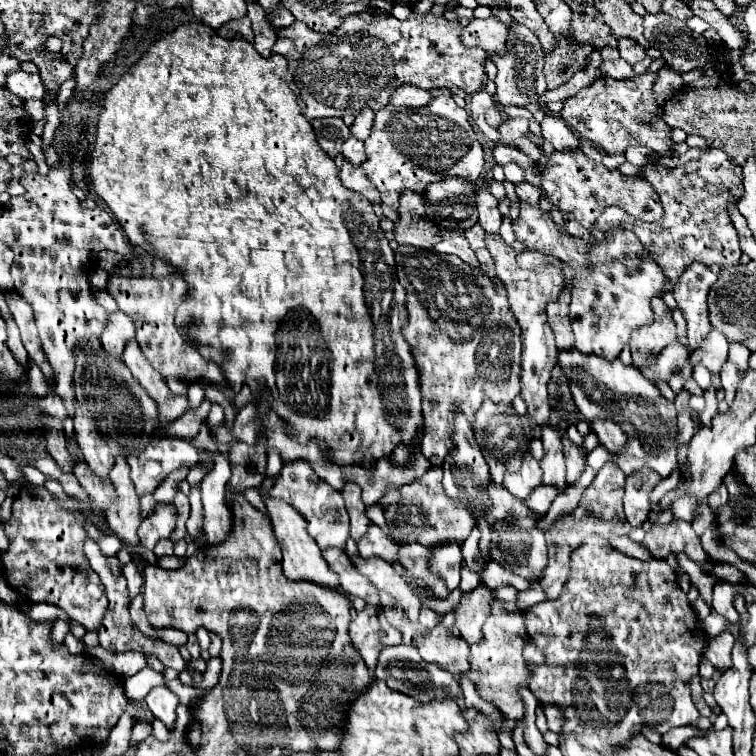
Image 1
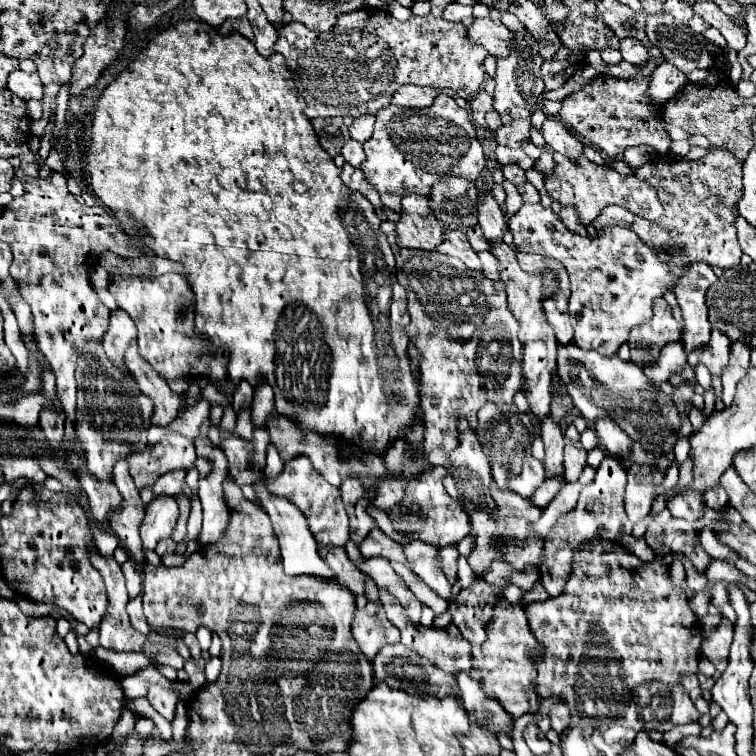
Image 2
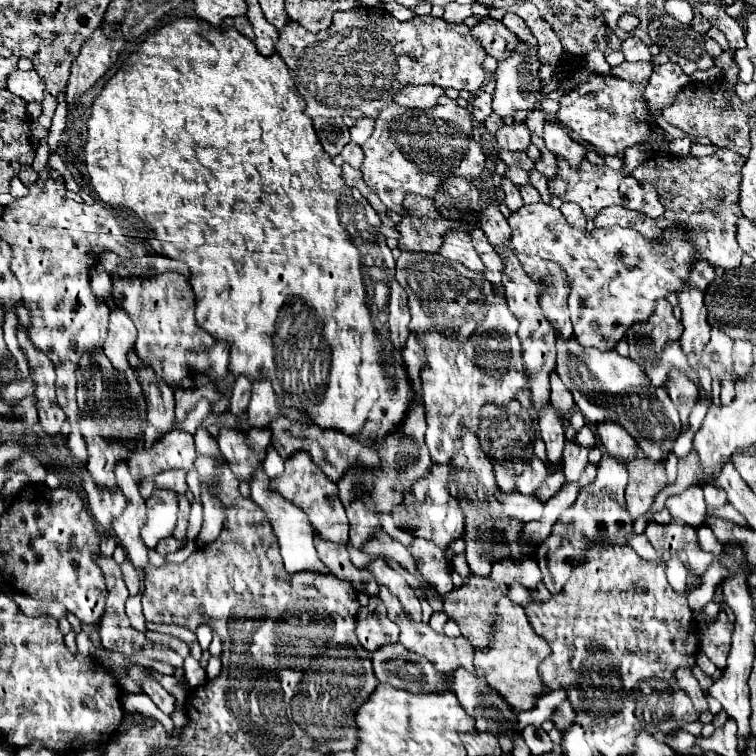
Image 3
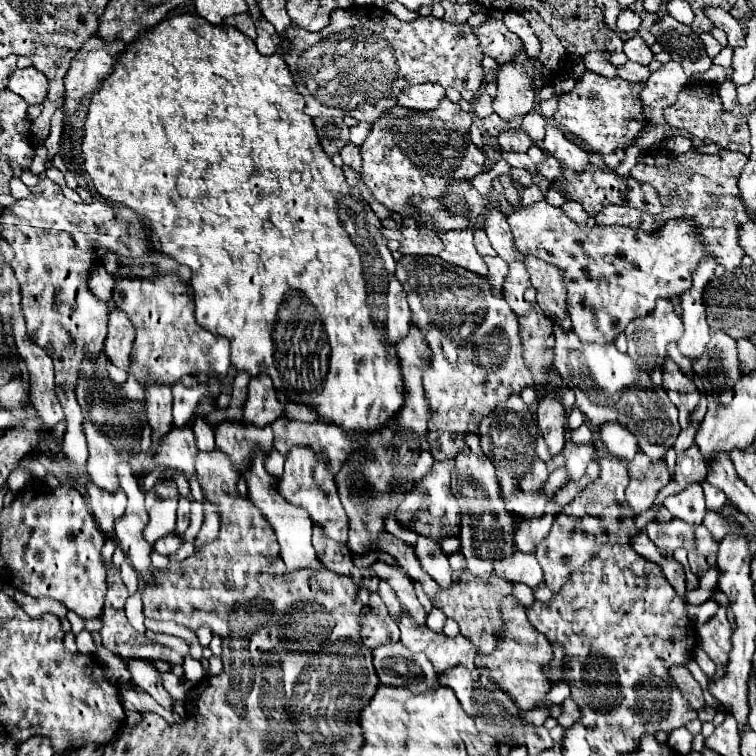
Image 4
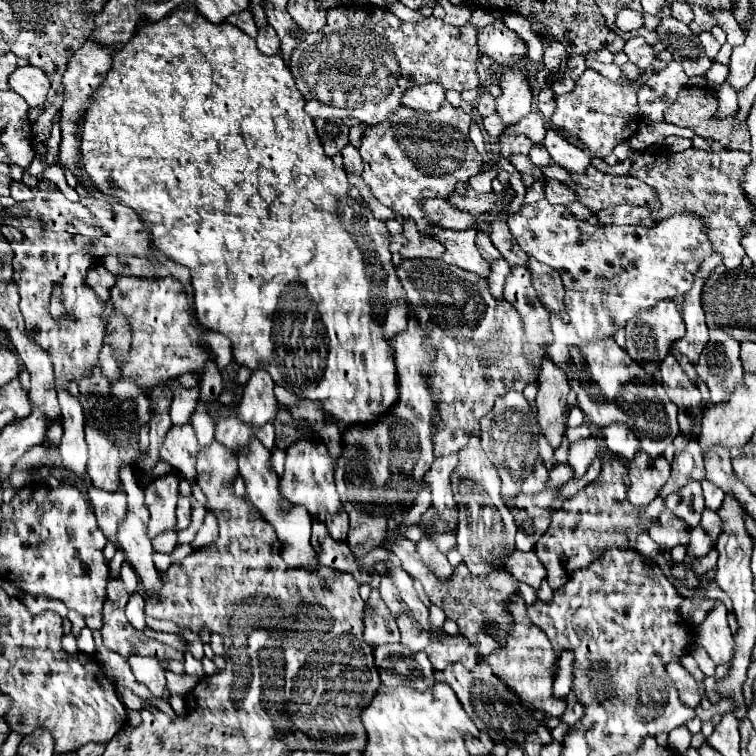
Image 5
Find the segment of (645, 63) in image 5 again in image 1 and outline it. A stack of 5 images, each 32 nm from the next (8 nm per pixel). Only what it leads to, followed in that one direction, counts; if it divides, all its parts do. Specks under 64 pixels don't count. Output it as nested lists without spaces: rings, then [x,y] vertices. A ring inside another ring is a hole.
[[[620,38],[618,50],[620,50],[620,58],[626,60],[628,64],[636,64],[646,58],[646,50],[636,40],[630,40],[630,38]]]

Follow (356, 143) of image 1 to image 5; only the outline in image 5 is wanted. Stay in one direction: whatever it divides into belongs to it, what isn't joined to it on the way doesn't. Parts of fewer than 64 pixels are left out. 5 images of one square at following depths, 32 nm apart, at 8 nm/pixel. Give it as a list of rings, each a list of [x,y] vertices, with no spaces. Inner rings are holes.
[[[348,144],[348,148],[344,148],[342,156],[344,156],[344,170],[346,170],[348,174],[360,176],[360,174],[362,174],[362,158],[360,158],[360,154],[358,154],[358,148],[354,148],[354,146]]]

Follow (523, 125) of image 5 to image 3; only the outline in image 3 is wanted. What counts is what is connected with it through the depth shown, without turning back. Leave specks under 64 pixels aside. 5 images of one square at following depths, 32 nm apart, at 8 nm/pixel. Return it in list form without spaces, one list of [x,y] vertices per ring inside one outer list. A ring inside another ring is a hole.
[[[534,109],[530,111],[525,120],[525,124],[530,133],[536,134],[540,137],[543,136],[545,122],[546,122],[545,114],[539,109]]]

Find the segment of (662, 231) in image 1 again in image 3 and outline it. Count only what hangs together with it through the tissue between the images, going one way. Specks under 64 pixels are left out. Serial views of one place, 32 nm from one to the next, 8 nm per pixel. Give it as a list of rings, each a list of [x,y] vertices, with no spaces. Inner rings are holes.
[[[716,150],[712,156],[694,158],[694,156],[672,156],[672,154],[656,154],[648,160],[644,160],[640,166],[632,170],[632,176],[636,180],[650,182],[662,202],[670,202],[664,206],[664,214],[660,218],[648,218],[636,210],[628,208],[606,208],[606,214],[598,214],[594,218],[596,228],[604,226],[628,226],[634,230],[640,230],[646,238],[660,238],[666,228],[672,224],[684,224],[688,228],[688,238],[696,244],[700,250],[700,258],[712,262],[714,266],[722,266],[724,270],[732,270],[740,266],[740,260],[744,256],[742,248],[736,240],[736,224],[744,218],[740,210],[740,172],[746,158],[732,152],[732,150]]]

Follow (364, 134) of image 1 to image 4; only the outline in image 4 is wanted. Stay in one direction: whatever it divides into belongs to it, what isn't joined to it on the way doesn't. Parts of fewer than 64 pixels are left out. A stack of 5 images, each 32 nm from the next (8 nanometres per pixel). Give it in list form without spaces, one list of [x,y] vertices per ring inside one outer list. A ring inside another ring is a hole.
[[[361,121],[356,126],[351,127],[350,141],[356,146],[361,146],[371,132],[372,126],[372,123]]]

